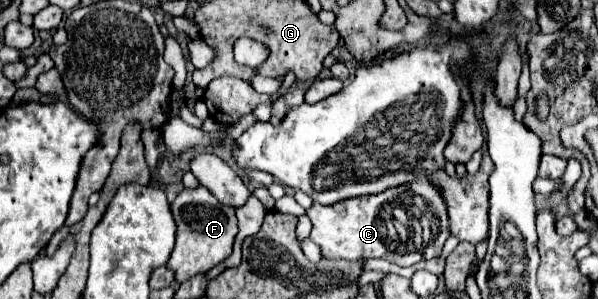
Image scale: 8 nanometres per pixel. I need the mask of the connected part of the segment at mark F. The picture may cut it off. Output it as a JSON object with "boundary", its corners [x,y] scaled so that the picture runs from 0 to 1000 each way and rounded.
{"boundary":[[[333,619],[329,632],[306,632],[286,679],[286,712],[296,746],[296,806],[279,893],[293,913],[296,946],[349,906],[386,853],[393,786],[400,773],[393,699],[363,679],[363,666],[349,639],[343,639],[343,625]]]}

